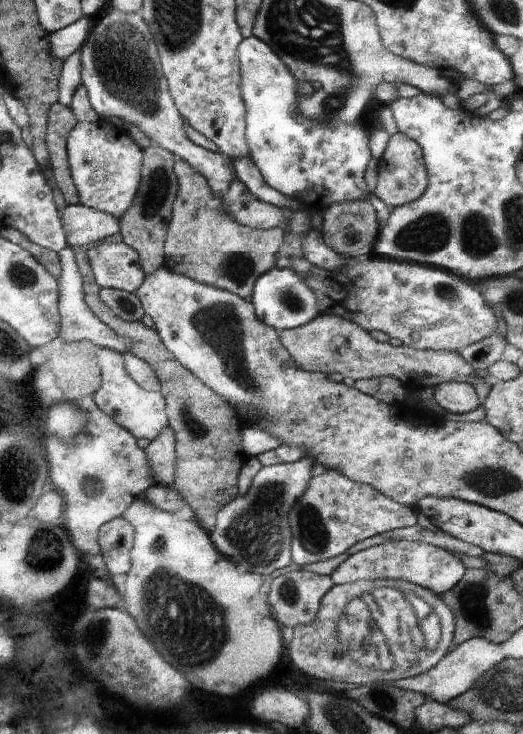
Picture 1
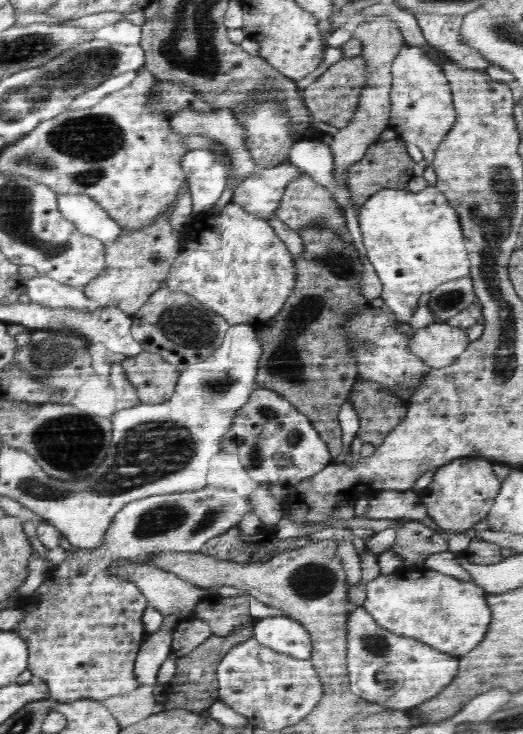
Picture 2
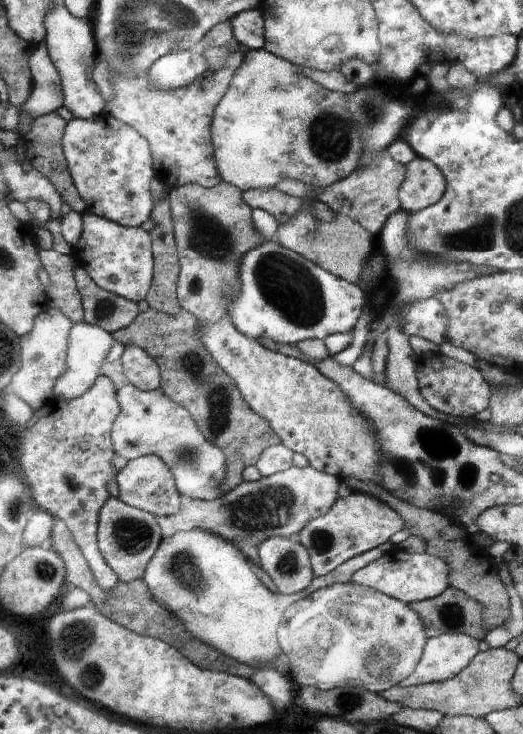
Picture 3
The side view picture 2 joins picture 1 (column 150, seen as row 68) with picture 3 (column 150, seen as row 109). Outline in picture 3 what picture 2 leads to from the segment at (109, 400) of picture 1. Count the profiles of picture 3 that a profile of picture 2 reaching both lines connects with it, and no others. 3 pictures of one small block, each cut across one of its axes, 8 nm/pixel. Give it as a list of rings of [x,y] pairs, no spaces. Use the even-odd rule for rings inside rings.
[[[130,384],[120,388],[119,402],[120,414],[115,420],[111,436],[114,438],[114,448],[122,458],[129,461],[144,455],[158,456],[172,471],[176,488],[181,496],[203,501],[213,501],[225,496],[222,494],[222,484],[224,484],[224,476],[226,476],[226,456],[214,442],[208,442],[204,438],[186,407],[169,399],[161,388],[153,391],[141,391]]]

